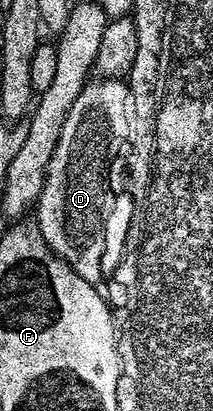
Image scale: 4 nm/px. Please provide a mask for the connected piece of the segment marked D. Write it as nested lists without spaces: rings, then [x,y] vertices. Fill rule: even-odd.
[[[97,78],[86,84],[75,98],[59,146],[51,154],[45,185],[35,205],[35,223],[47,246],[79,278],[97,284],[105,260],[105,167],[109,147],[131,136],[131,97],[129,85],[121,78]]]

